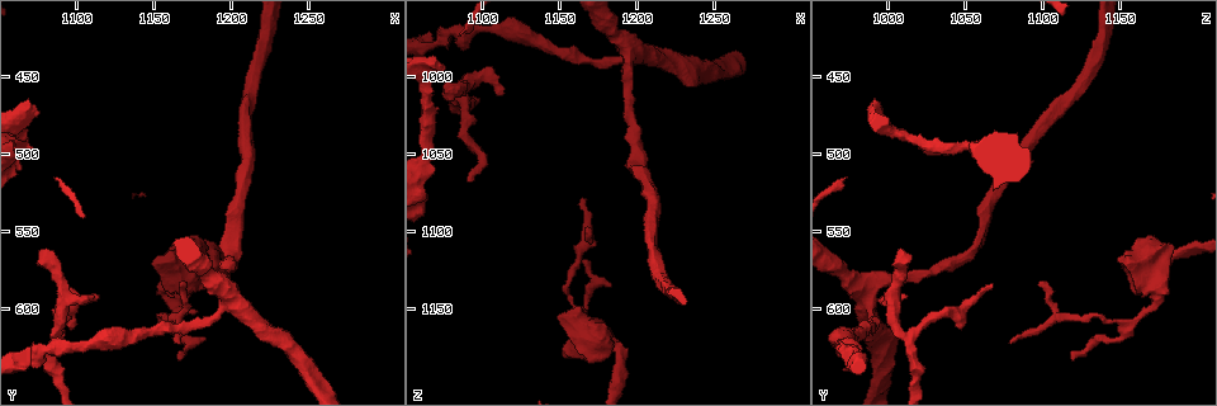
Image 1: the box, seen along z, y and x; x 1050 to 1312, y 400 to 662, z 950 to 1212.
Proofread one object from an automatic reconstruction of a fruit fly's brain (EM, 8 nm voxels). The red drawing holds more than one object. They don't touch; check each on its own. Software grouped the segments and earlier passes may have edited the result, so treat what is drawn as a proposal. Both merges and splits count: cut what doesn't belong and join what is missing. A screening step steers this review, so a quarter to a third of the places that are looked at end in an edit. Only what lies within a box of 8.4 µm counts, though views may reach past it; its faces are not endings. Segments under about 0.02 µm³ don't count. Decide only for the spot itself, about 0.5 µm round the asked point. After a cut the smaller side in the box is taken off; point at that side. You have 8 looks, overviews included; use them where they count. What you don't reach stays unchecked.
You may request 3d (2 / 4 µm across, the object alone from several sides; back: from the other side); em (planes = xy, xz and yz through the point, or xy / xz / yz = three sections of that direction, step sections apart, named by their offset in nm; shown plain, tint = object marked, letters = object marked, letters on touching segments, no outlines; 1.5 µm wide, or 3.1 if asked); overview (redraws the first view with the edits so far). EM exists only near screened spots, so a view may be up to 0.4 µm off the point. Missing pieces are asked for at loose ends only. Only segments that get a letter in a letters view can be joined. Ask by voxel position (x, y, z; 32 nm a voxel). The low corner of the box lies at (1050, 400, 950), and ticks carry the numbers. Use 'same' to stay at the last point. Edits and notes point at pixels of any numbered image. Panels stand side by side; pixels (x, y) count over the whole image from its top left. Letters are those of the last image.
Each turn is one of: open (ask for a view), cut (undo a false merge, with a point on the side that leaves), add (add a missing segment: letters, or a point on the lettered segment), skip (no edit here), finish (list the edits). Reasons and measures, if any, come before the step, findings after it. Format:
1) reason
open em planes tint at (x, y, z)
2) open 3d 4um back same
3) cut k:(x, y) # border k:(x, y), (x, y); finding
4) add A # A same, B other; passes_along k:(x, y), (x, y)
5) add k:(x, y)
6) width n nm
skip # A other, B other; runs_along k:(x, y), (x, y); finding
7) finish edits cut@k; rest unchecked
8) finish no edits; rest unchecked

tapers out
open em planes letters at (1166, 622, 1078)

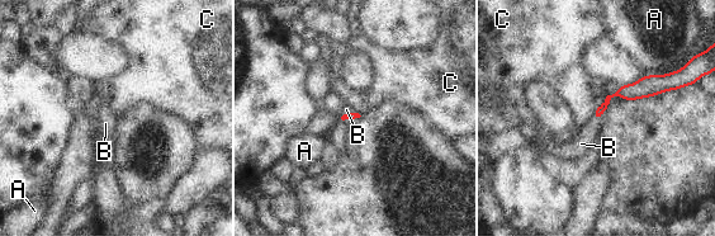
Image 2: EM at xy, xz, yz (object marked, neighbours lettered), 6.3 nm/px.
add B # A other, B same, C other; passes_along 2:(351, 116), (349, 118), (346, 109); it goes on there

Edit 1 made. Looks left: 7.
branch stops here
open 3d 2um at (1076, 564, 1016)

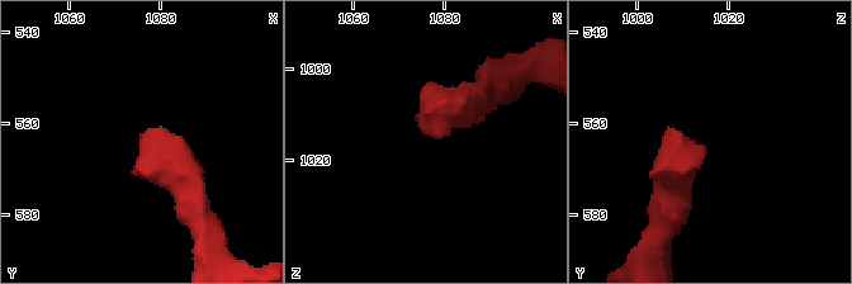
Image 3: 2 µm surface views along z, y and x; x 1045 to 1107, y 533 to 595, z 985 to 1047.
need the tissue
open em planes tint at (1078, 566, 1015)

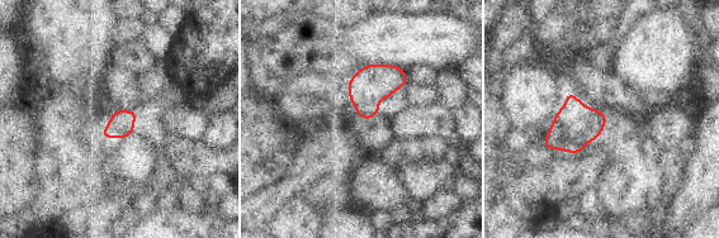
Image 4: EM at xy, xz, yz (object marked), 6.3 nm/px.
see the neighbours
open em planes letters same

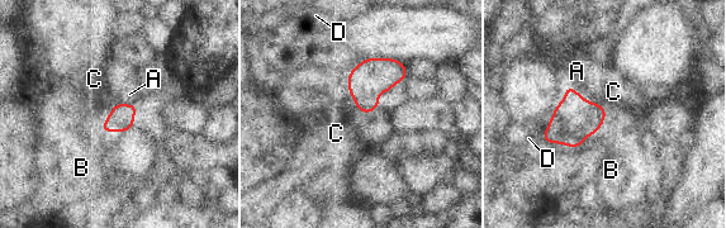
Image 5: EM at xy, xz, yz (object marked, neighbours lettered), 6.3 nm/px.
skip # A other, B other, C other, D other; border 5:(115, 103), (100, 128); no lettered segment goes on from it

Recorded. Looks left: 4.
a narrow waist
open em planes plain at (1100, 626, 968)

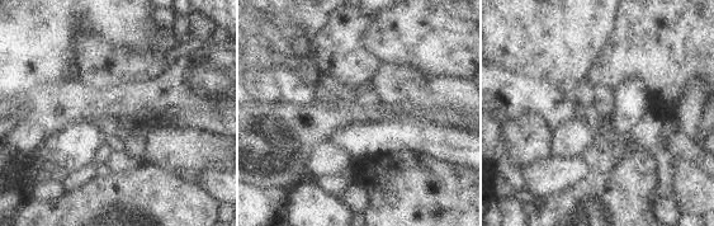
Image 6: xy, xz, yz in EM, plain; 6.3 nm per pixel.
open em planes letters same

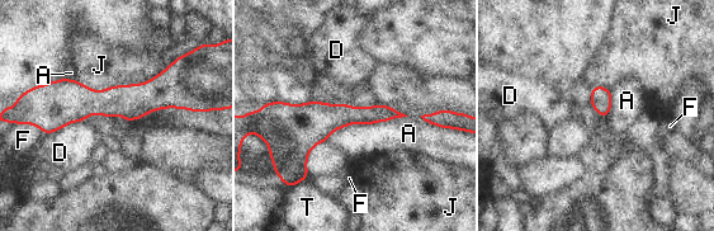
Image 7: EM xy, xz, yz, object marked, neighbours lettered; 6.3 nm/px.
skip # A other, D other, F other, J other, T other; border 7:(407, 116), (349, 123), (326, 141); one neuron here

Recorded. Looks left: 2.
finish edits add@2; rest unchecked

